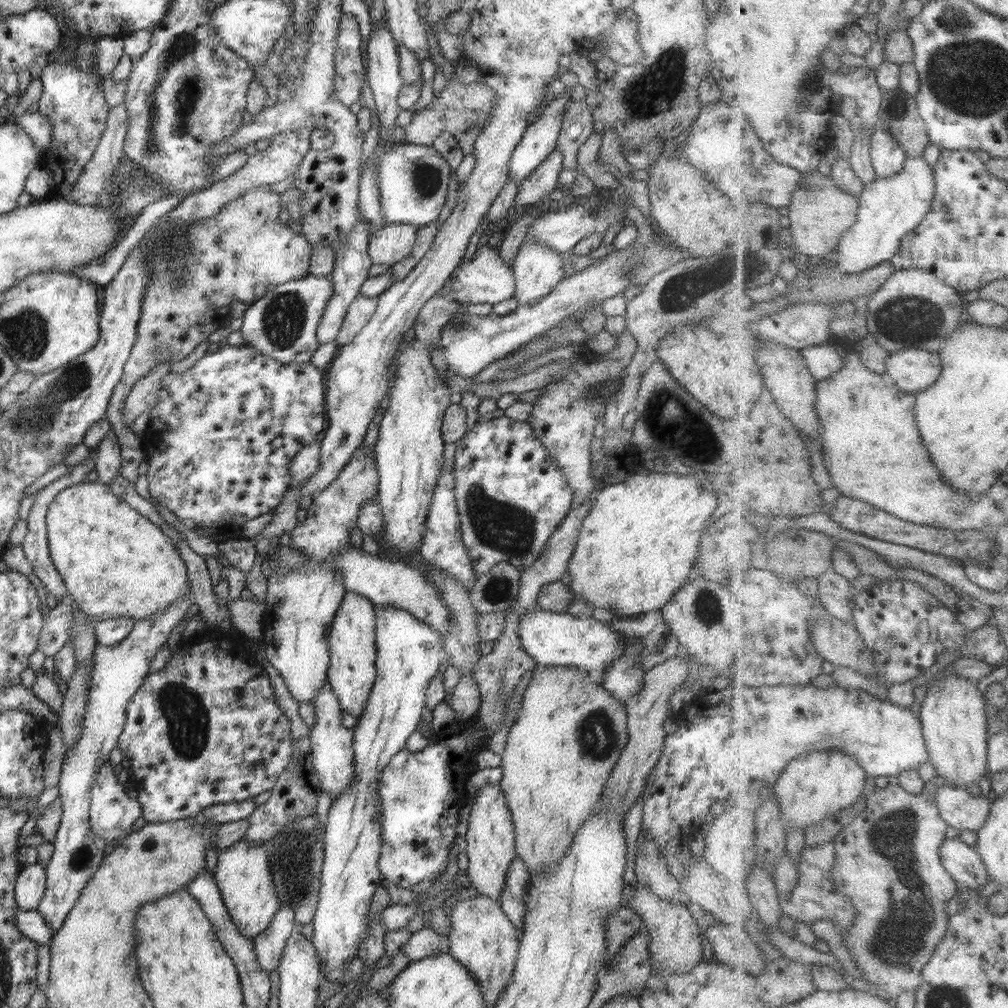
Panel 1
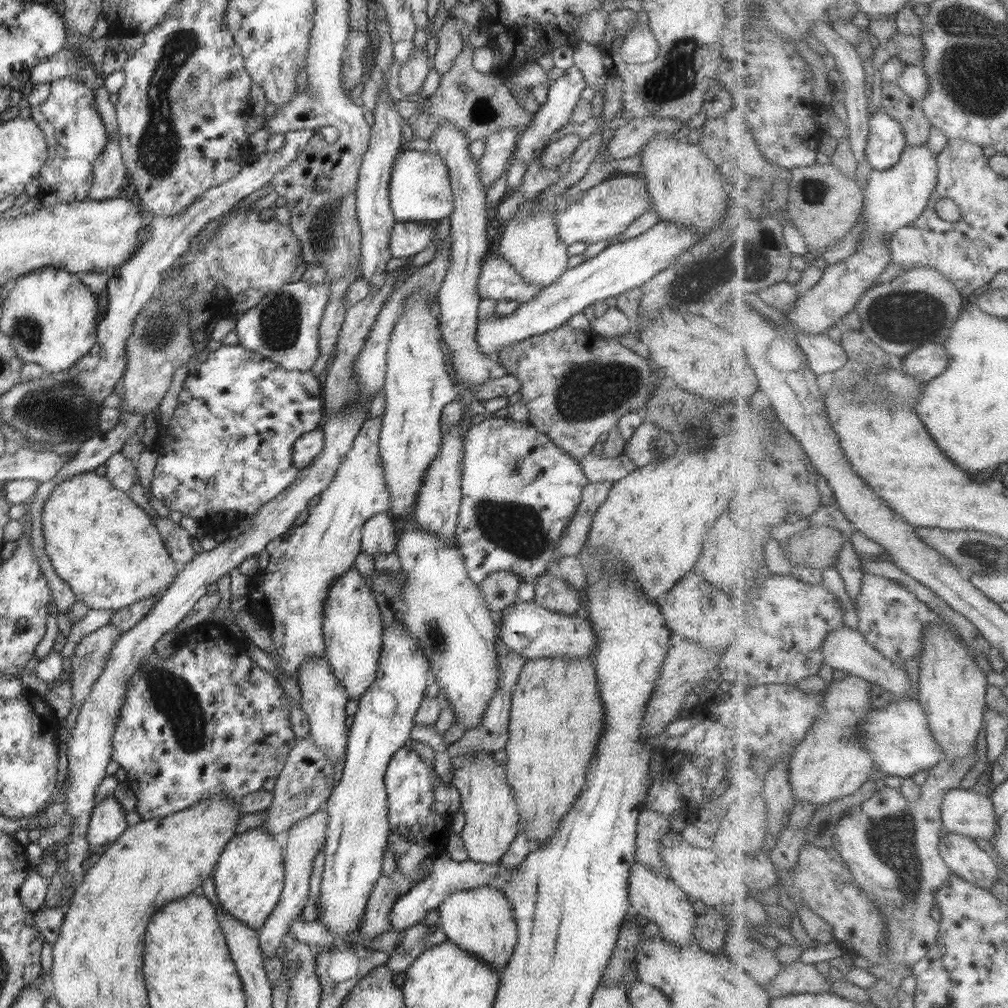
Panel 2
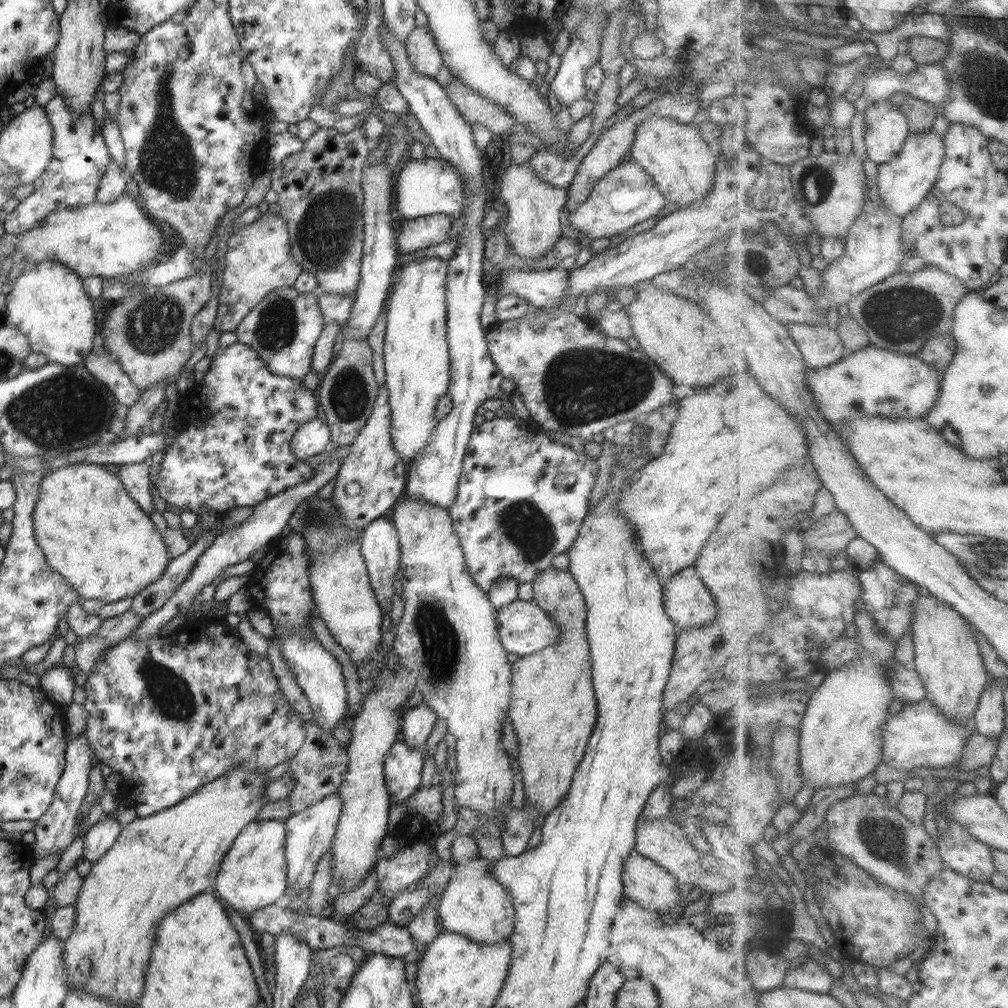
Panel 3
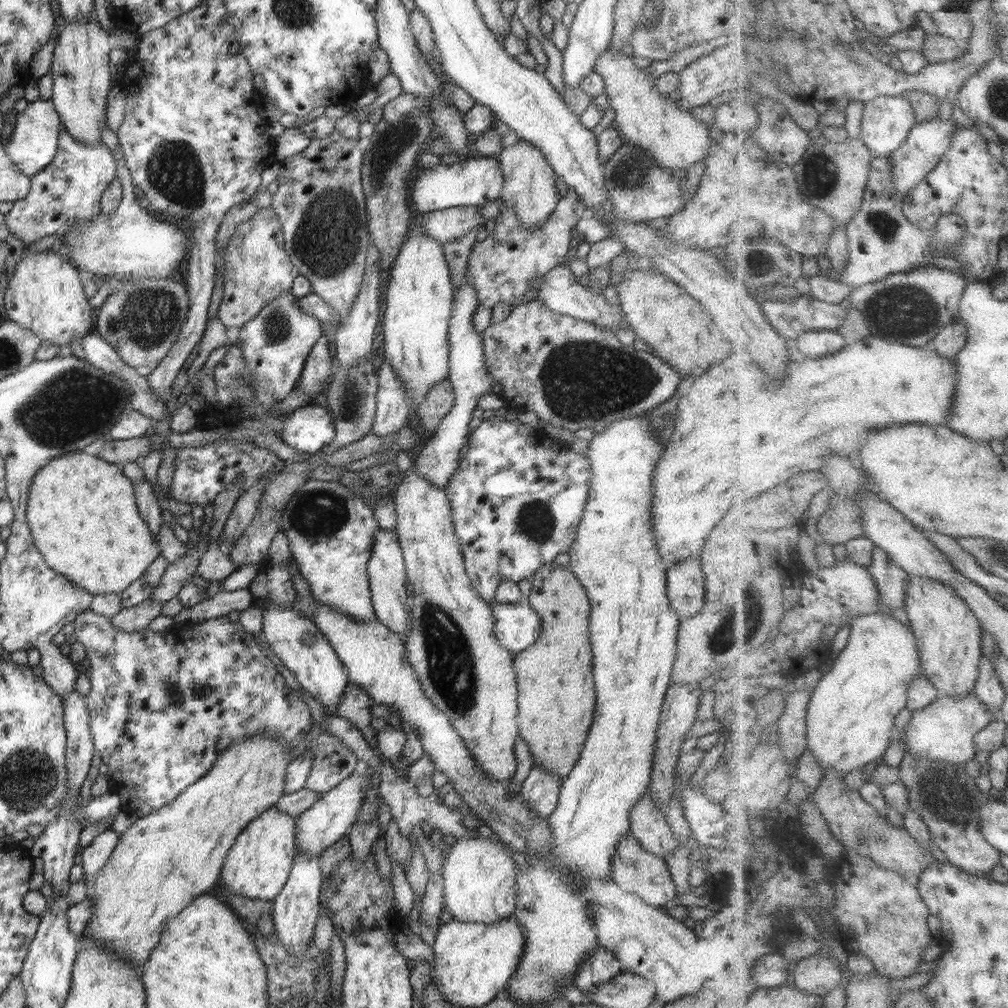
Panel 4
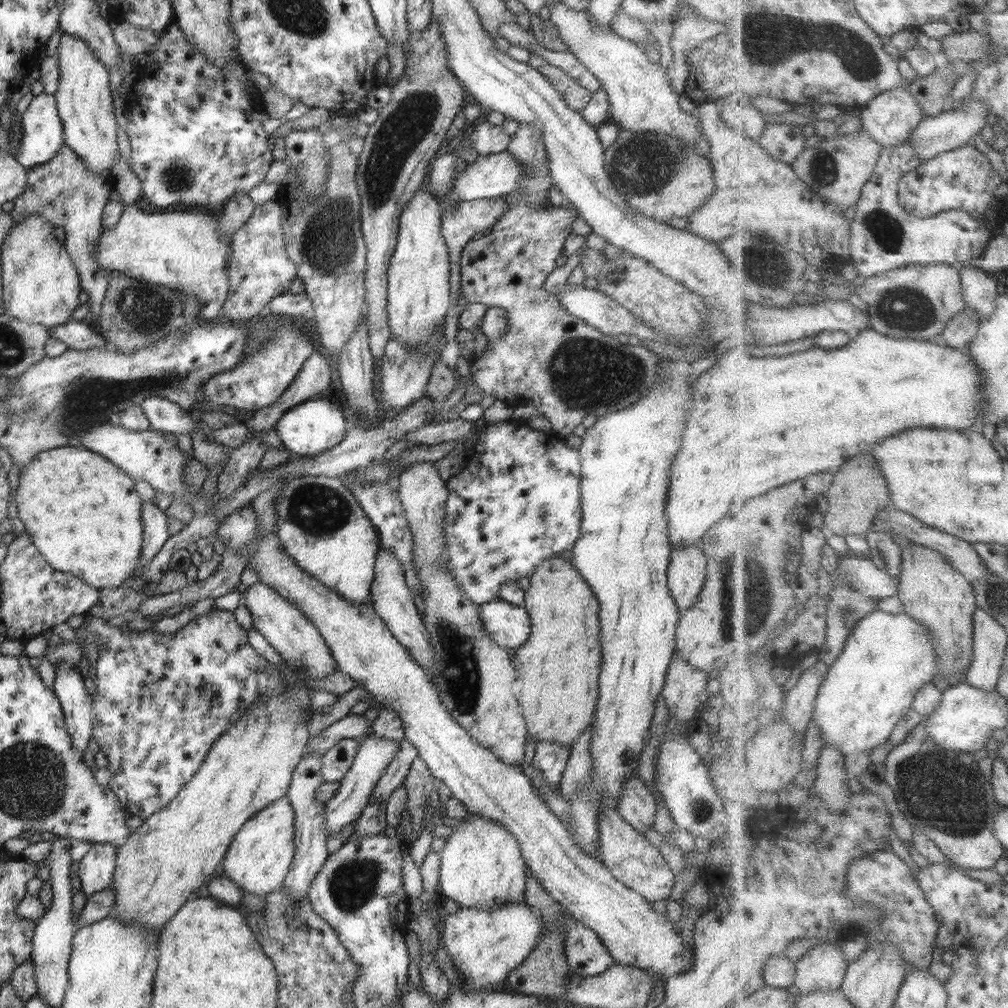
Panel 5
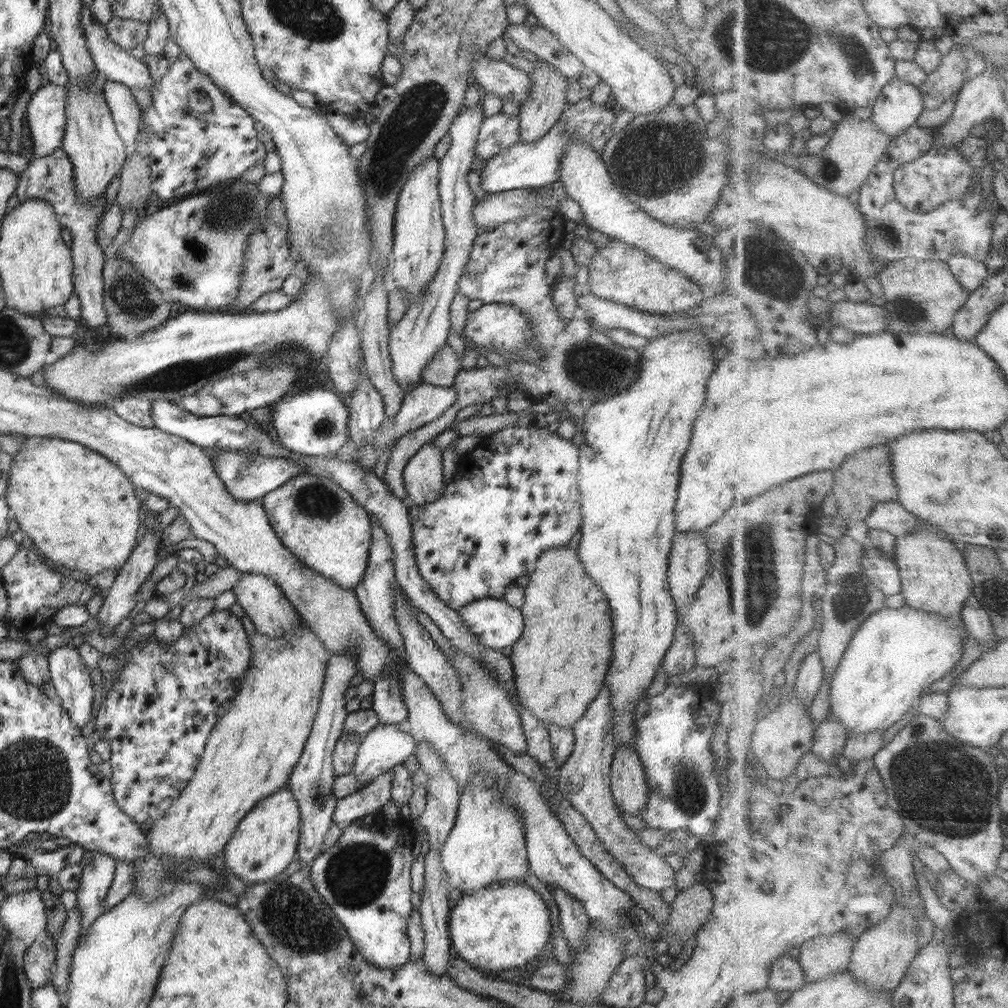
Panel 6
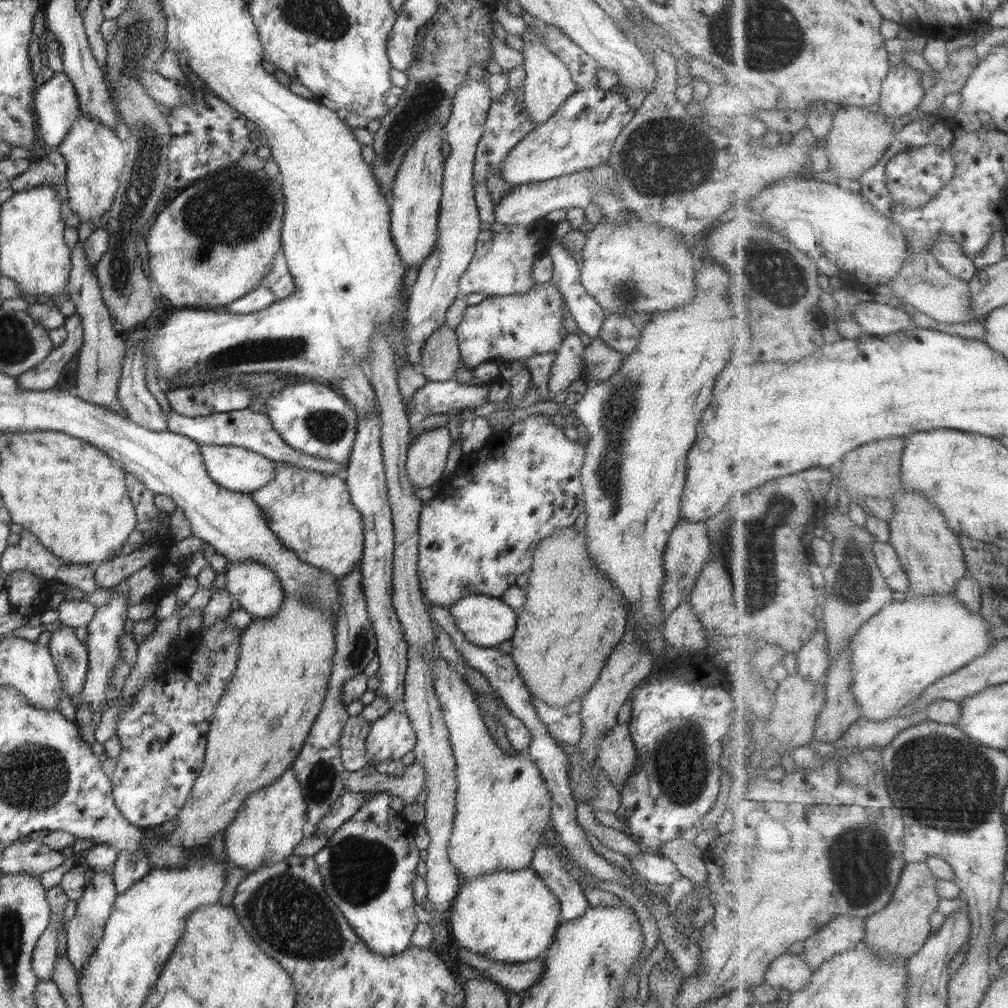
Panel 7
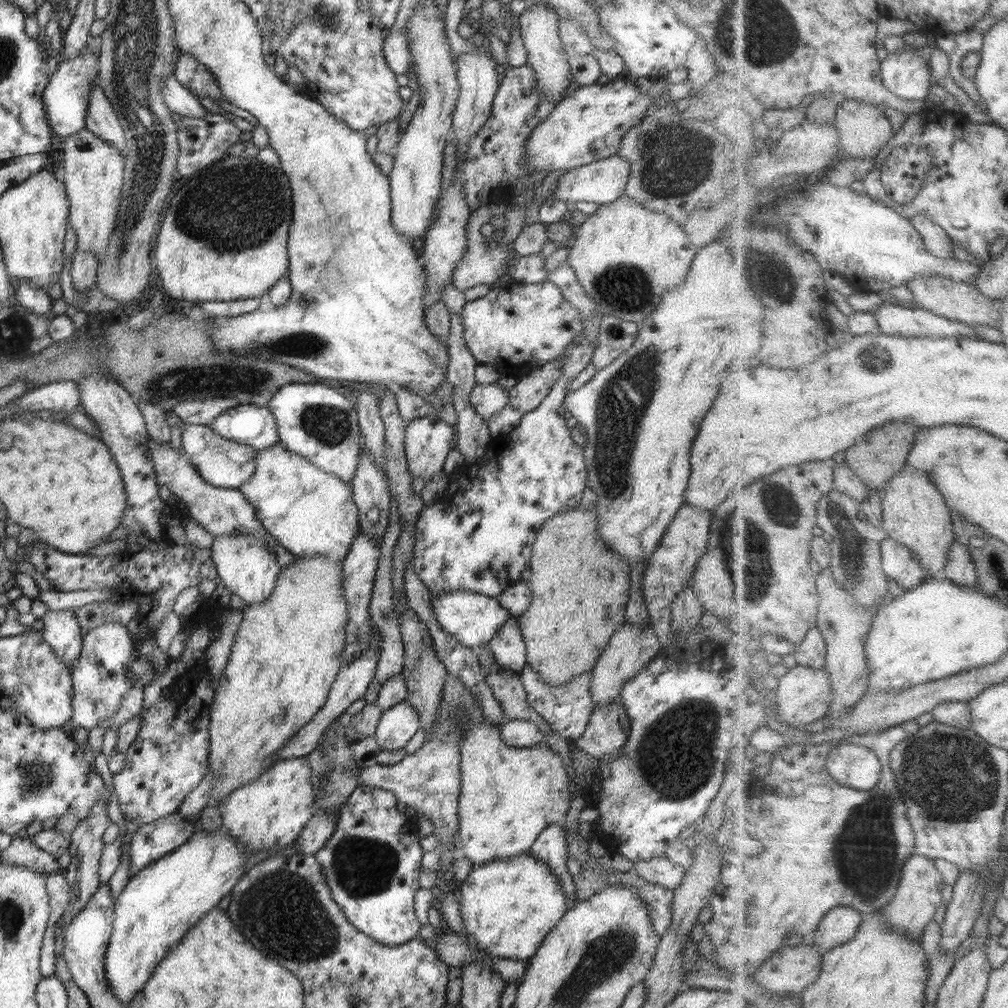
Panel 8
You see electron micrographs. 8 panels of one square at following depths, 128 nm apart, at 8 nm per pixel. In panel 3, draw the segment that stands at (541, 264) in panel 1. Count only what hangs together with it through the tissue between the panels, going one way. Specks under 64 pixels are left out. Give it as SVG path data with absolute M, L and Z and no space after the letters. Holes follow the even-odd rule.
M506 155L506 167L499 172L501 184L496 186L495 200L506 205L508 221L503 224L503 234L512 253L528 263L540 263L553 250L556 242L562 239L563 229L560 224L560 211L568 200L567 188L556 188L540 180L530 162L516 164Z

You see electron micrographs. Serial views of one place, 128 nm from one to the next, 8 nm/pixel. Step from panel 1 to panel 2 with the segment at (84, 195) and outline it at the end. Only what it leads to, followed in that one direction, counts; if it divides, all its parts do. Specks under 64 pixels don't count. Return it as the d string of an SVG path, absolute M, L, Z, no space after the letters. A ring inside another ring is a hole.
M118 132L108 135L108 142L102 155L94 160L92 185L88 189L88 199L100 201L118 197L126 182L126 165L123 163Z

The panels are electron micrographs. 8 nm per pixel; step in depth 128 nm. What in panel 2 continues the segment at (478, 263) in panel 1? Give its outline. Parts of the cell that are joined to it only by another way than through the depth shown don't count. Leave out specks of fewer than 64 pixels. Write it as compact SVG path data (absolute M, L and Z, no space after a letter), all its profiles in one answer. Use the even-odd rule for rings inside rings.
M496 252L485 255L477 284L481 300L516 300L519 304L524 304L543 291L537 287L520 277Z

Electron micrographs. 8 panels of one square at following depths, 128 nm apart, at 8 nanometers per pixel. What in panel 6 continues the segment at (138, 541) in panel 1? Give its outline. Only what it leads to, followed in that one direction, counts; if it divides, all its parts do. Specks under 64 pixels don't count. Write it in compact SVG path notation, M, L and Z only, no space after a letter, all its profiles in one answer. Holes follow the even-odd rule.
M42 438L42 441L35 444L35 446L29 446L27 442L24 442L20 447L18 453L12 456L12 468L10 468L10 474L8 474L8 488L6 488L6 500L8 507L13 511L14 518L19 524L19 527L25 533L24 536L31 538L36 544L38 550L50 558L52 562L60 564L64 568L70 568L70 570L78 570L78 572L86 572L90 576L98 574L98 572L104 572L104 570L116 570L119 571L125 564L126 560L130 558L130 552L134 550L136 546L136 538L138 538L138 530L143 524L143 514L141 509L141 501L134 495L136 486L130 481L128 476L124 474L116 464L111 460L108 460L105 456L98 452L86 448L83 444L78 444L70 440L62 440L58 438Z

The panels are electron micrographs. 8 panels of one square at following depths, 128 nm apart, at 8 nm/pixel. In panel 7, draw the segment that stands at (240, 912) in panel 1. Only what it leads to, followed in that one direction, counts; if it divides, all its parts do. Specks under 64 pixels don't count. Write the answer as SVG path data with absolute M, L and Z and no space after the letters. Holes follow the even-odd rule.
M290 768L275 784L262 791L252 792L239 808L236 818L225 830L225 852L231 866L237 865L246 872L258 872L260 868L286 860L306 836L306 800L300 784Z

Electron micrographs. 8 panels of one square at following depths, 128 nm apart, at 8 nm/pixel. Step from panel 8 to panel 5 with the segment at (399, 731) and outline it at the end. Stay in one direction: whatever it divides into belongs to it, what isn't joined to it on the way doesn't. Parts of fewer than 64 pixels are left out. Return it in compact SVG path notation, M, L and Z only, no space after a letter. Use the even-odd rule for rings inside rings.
M375 736L368 739L361 740L356 757L350 766L349 772L339 782L339 788L336 795L329 801L326 801L326 809L324 809L324 824L326 824L327 838L336 832L340 832L346 824L354 822L368 804L372 790L384 775L386 768L389 766L390 761L394 759L396 752L399 750L399 744L393 741L386 741L381 737Z

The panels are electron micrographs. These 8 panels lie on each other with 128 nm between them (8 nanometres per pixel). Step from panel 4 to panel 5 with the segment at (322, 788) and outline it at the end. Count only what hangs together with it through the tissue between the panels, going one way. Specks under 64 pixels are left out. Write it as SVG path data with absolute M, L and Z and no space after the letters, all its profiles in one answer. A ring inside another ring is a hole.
M342 739L326 754L322 755L321 780L340 782L349 772L356 757L360 740Z

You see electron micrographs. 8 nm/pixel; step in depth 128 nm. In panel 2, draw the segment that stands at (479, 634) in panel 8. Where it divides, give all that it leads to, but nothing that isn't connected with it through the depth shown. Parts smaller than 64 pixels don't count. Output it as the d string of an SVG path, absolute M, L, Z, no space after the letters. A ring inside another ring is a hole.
M536 601L516 602L504 608L500 618L499 637L511 651L527 659L588 658L596 648L596 633L584 615L565 615L542 608Z

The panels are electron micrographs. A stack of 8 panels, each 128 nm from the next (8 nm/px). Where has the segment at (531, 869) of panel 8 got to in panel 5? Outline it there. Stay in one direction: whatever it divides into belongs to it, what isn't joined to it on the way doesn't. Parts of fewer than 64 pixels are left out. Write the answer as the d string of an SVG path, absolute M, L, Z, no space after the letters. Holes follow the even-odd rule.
M526 901L496 908L460 908L454 914L445 913L440 941L462 976L458 990L466 993L493 991L494 986L506 980L536 947L543 932L542 920L541 912Z

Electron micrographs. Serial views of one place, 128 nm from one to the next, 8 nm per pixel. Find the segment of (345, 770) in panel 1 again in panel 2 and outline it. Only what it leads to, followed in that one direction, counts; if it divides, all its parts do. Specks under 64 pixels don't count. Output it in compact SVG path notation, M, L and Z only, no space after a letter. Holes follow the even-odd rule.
M325 656L322 658L308 658L297 673L298 689L300 689L300 708L307 715L310 726L310 735L313 744L325 755L326 760L332 763L340 762L345 757L349 728L346 727L345 709L348 694L340 680L332 674L332 668Z

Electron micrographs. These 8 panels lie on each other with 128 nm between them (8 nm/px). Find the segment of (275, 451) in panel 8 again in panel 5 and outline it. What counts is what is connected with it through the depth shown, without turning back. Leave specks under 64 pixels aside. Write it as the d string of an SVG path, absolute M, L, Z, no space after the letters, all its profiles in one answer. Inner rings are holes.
M297 476L288 482L278 496L276 504L276 536L283 550L295 560L296 564L314 576L318 582L338 592L342 598L359 604L371 604L371 584L374 580L374 565L379 544L376 527L366 516L350 489L344 487L341 477Z

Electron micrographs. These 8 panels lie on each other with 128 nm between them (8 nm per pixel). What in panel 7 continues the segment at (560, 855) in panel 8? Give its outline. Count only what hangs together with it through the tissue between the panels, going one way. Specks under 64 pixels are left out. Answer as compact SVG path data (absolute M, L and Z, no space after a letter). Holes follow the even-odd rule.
M540 845L535 849L531 864L544 884L552 890L560 902L560 921L570 922L580 918L591 906L584 895L582 886L564 868L564 861L559 856L559 846L556 849Z

